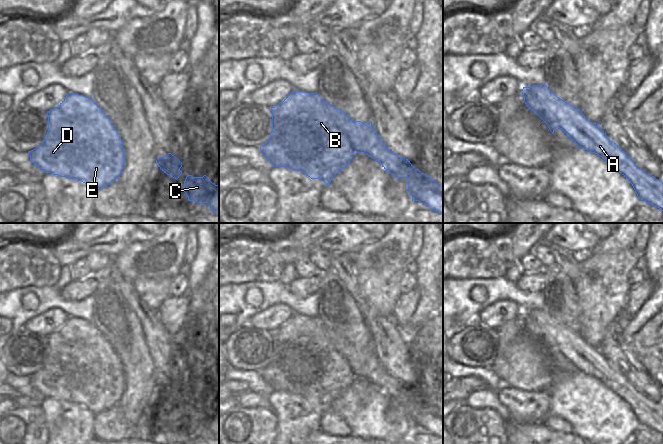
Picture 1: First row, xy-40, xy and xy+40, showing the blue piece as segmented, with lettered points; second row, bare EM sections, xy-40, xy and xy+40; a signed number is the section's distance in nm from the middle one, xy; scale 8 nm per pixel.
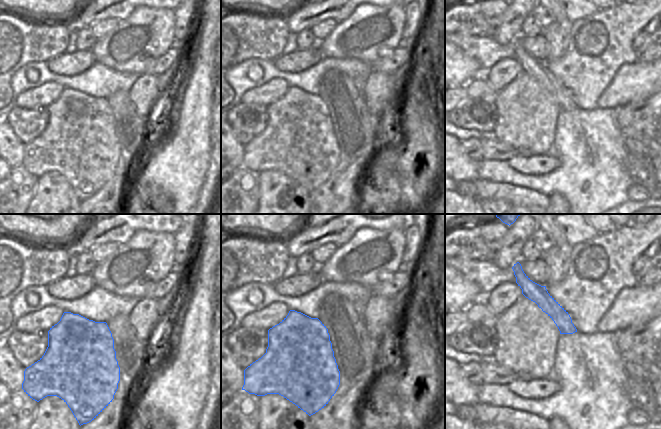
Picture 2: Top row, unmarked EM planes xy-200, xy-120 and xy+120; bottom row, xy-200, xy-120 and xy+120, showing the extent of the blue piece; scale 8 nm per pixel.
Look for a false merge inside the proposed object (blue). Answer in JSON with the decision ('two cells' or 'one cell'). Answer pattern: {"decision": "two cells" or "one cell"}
{"decision": "two cells"}

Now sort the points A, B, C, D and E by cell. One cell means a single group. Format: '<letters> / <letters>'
A C / B D E

